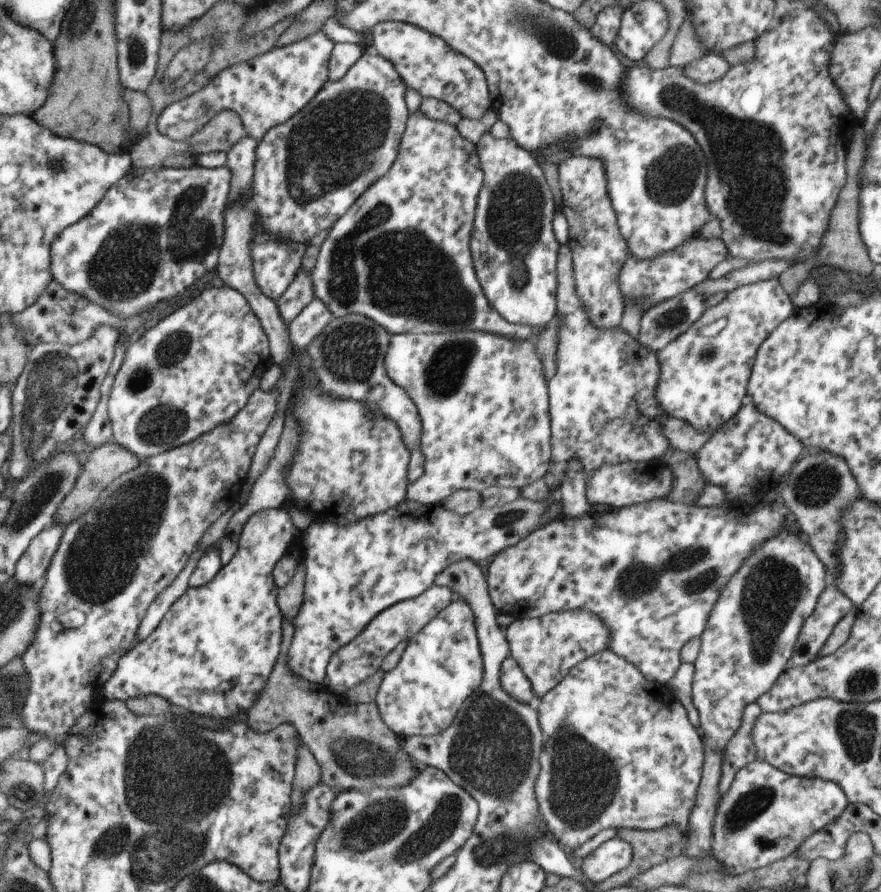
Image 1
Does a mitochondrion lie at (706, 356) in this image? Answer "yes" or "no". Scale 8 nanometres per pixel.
yes

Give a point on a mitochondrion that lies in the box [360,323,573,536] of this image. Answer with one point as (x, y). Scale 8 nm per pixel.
(447, 369)

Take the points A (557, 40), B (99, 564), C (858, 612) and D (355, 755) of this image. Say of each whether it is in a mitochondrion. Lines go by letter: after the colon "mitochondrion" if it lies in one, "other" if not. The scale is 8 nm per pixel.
A: mitochondrion
B: mitochondrion
C: other
D: mitochondrion

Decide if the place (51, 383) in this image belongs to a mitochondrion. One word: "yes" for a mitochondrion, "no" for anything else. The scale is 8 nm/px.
yes

